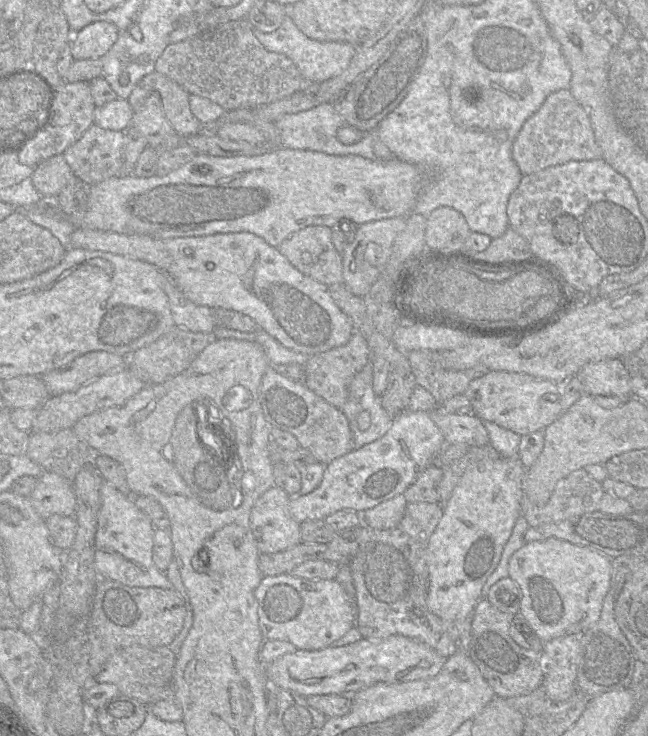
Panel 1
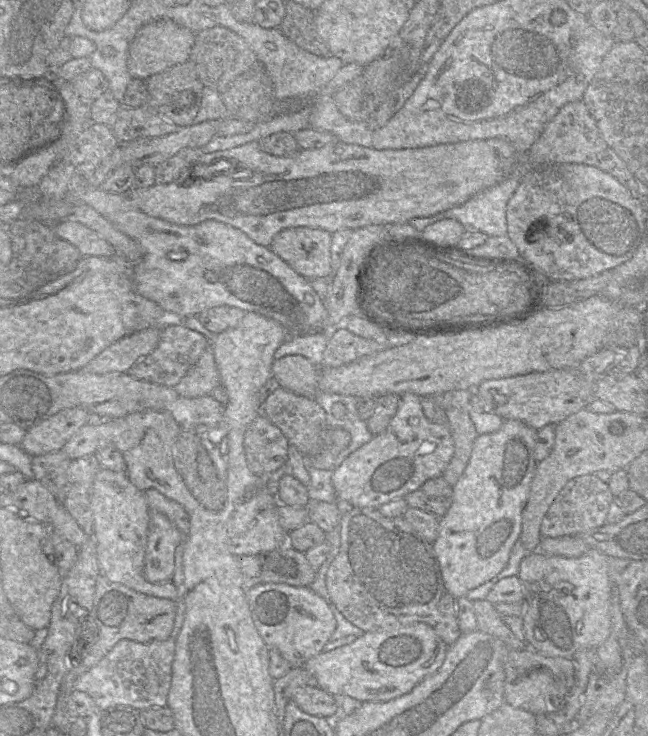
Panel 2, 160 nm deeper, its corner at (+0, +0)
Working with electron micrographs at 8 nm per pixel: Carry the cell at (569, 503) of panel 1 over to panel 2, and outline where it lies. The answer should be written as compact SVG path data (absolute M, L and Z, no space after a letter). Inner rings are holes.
M594 474L571 479L544 516L541 524L542 537L577 536L604 525L614 499L608 483L603 482Z

